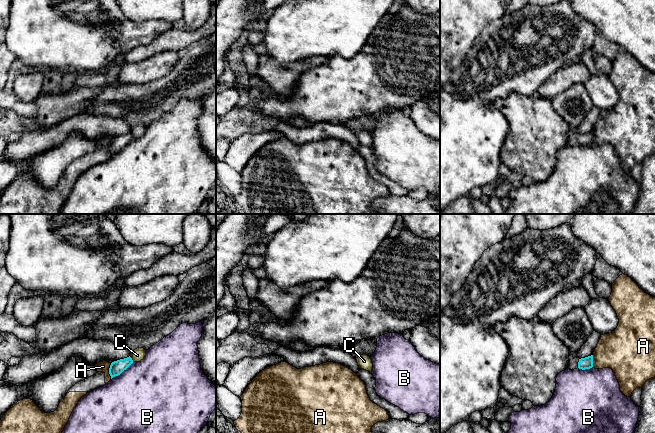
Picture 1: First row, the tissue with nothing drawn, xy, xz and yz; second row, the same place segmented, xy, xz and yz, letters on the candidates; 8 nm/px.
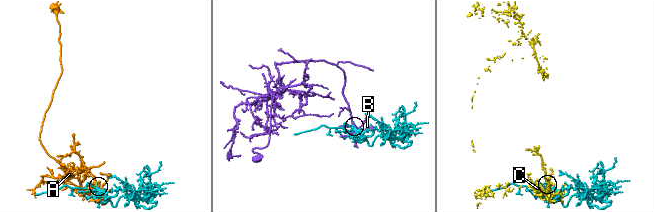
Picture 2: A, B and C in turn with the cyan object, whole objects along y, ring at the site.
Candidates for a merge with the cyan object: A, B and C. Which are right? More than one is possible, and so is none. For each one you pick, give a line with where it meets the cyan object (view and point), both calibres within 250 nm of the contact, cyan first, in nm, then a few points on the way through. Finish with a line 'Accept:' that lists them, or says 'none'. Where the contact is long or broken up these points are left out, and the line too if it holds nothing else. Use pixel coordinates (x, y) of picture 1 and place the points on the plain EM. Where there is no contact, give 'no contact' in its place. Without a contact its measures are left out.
Accept: none

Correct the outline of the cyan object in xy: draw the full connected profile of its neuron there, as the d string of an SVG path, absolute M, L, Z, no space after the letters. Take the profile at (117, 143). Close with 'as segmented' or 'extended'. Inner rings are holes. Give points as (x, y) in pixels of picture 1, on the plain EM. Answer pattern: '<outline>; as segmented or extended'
M129 132L124 135L120 135L111 139L109 144L109 150L111 155L115 152L120 151L124 146L126 146L133 139L132 134Z; as segmented

